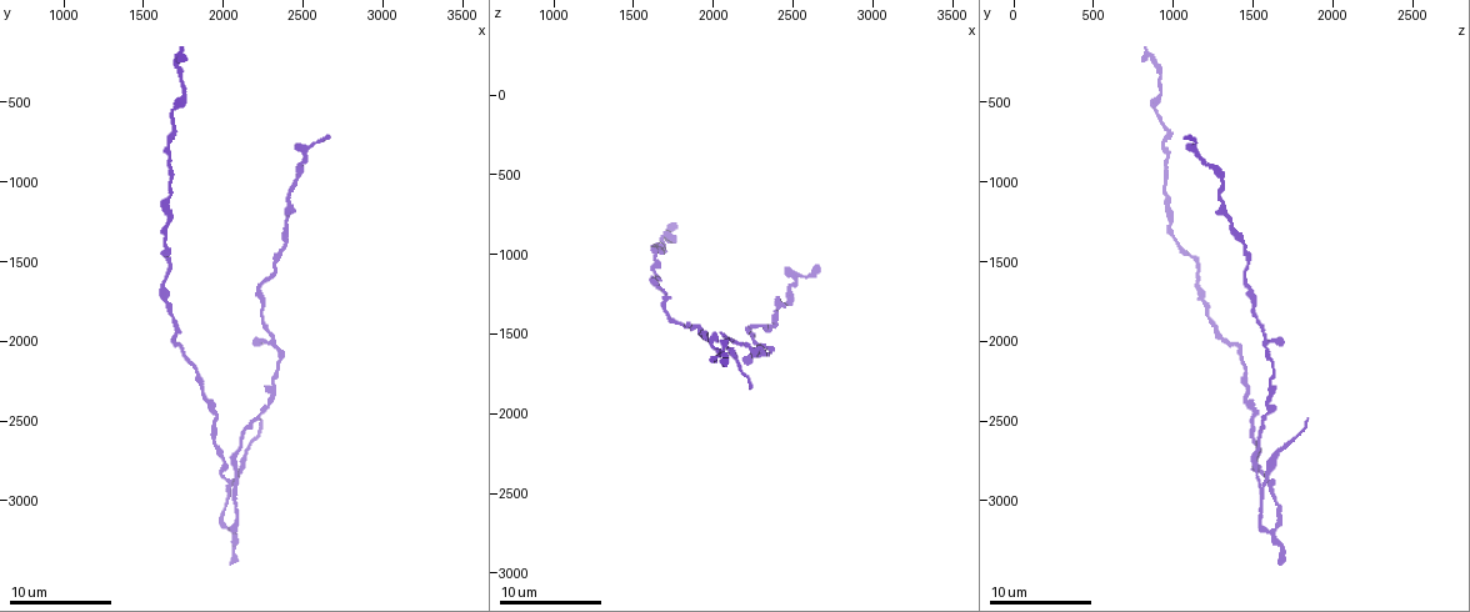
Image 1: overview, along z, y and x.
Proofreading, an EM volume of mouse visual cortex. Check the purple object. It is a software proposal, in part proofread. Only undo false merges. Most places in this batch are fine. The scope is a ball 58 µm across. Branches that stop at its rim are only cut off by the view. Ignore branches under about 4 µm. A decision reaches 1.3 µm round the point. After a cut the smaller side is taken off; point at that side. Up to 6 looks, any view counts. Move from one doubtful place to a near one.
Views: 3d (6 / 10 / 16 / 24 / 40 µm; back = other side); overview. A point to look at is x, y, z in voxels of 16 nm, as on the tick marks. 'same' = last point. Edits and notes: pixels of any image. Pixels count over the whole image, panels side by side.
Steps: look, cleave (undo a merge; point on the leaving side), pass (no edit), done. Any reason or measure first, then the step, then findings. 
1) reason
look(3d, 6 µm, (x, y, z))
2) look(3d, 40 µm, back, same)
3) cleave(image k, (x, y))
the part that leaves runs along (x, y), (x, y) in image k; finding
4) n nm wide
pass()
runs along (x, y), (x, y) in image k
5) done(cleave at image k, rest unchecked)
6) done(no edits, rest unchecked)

three-way junction
look(3d, 16 µm, (2300, 1980, 1580))

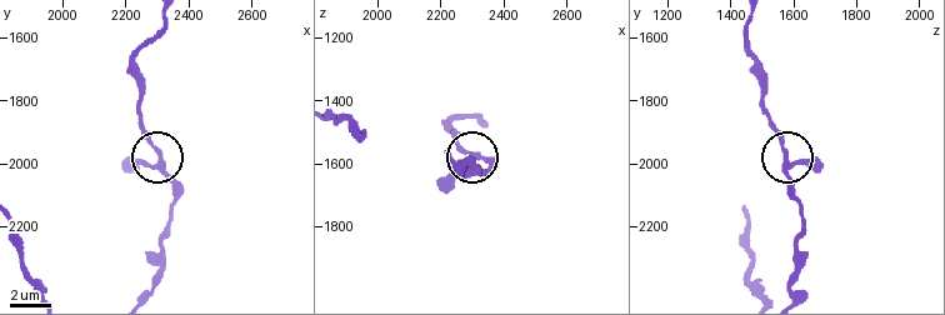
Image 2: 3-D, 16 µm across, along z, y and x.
210 nm wide
pass()
runs along (791, 291), (801, 205), (770, 116) in image 2; one cell here

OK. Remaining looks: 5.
look(3d, 6 µm, (1640, 1640, 1140))

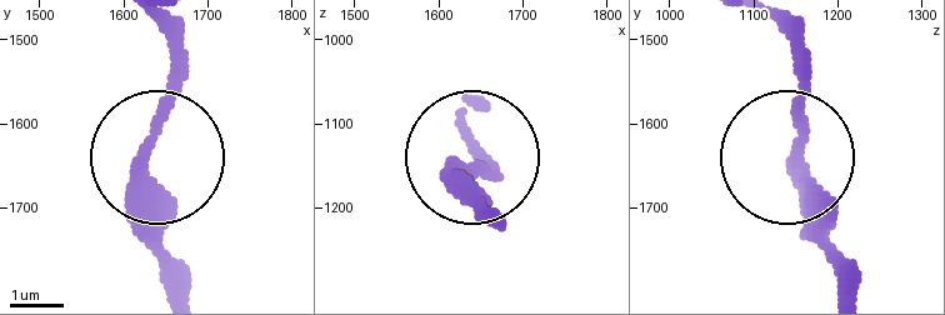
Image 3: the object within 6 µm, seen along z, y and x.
pass()
runs along (184, 290), (144, 155), (170, 25) in image 3; one cell here

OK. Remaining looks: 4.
look(3d, 6 µm, (1700, 660, 980))

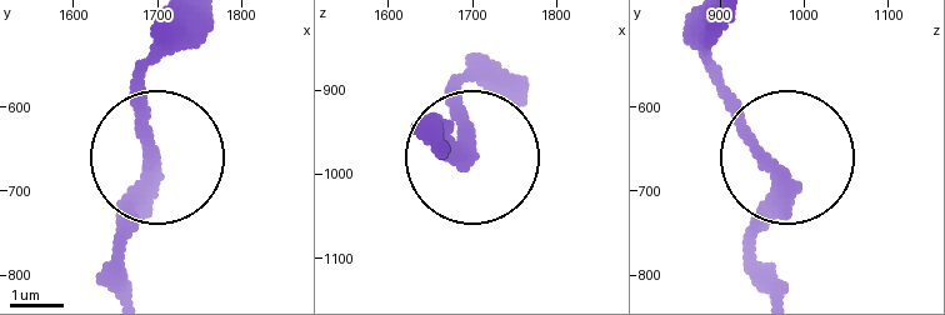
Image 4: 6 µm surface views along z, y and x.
pass()
runs along (776, 293), (750, 239), (773, 159), (688, 43) in image 4; continuous, no second cell

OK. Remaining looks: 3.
done(no edits, rest unchecked)

